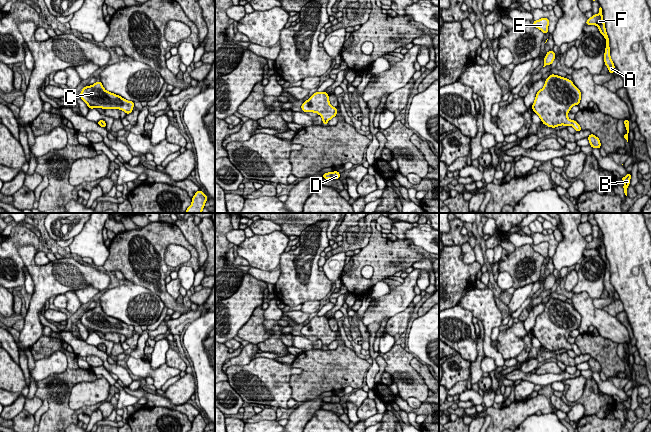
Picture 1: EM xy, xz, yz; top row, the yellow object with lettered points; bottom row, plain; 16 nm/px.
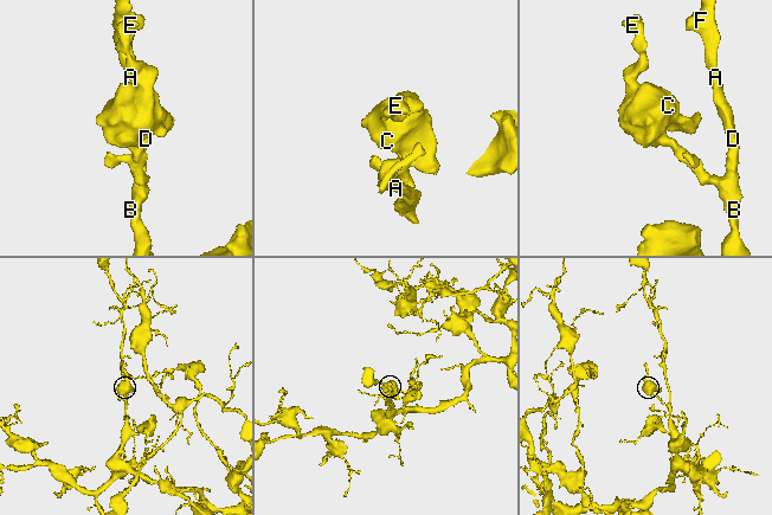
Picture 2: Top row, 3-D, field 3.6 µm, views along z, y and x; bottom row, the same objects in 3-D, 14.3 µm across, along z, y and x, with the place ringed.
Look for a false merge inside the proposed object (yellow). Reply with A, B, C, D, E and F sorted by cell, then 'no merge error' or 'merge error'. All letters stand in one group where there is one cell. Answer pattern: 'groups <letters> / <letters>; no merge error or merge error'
groups A B C D E F; no merge error

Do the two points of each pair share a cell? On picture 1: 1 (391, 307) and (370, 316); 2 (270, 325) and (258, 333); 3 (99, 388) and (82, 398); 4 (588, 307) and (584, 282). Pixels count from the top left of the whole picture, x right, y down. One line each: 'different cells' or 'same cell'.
1: same cell
2: different cells
3: same cell
4: different cells

